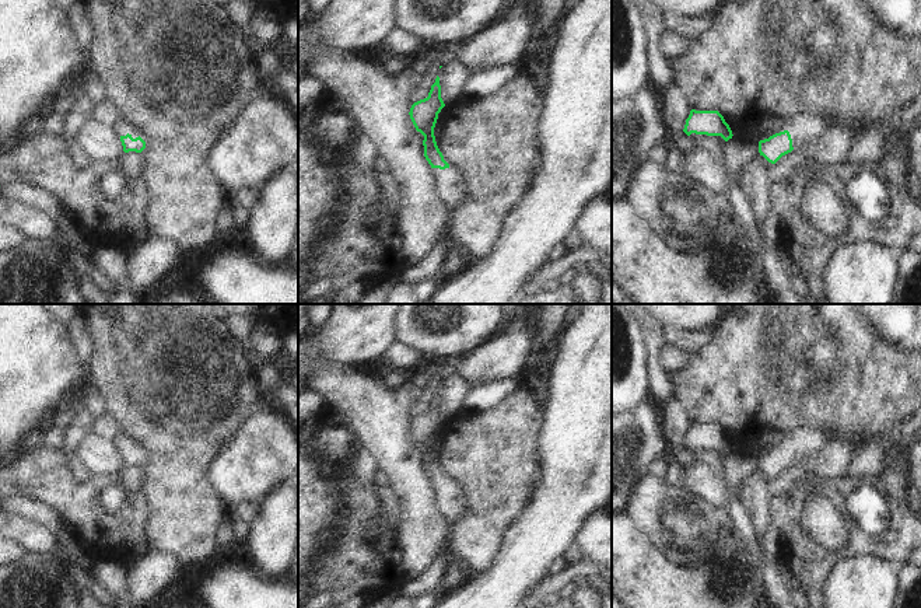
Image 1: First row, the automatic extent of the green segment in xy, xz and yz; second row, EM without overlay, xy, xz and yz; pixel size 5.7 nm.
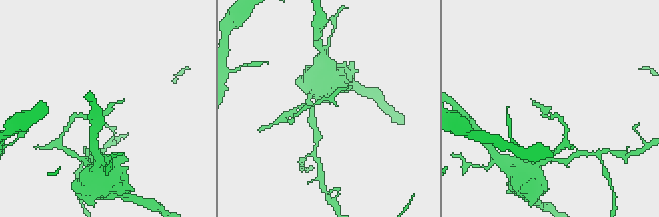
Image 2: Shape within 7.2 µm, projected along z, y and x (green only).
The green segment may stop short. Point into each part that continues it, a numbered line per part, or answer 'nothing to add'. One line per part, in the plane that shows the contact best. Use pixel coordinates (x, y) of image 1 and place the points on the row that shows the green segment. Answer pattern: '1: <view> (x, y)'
1: xy (122, 126)

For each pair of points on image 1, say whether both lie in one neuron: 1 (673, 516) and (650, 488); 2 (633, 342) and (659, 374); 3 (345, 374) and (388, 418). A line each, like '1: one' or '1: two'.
1: one
2: two
3: one

